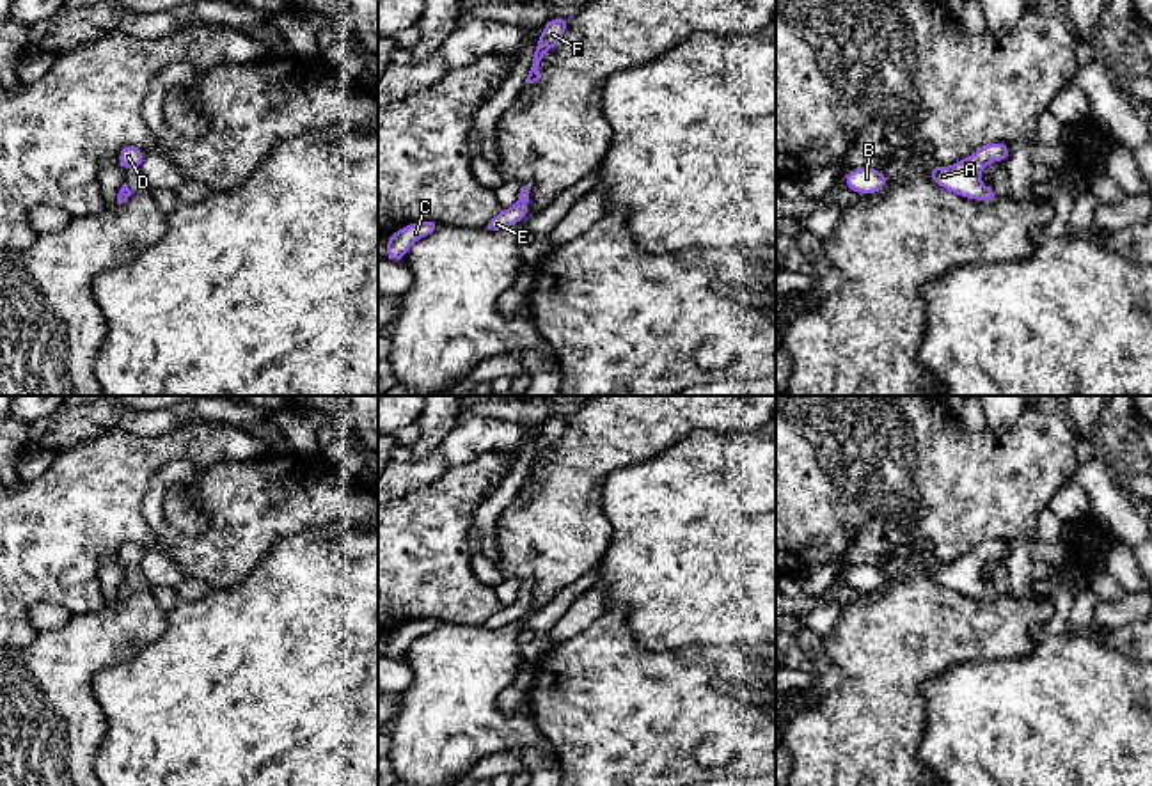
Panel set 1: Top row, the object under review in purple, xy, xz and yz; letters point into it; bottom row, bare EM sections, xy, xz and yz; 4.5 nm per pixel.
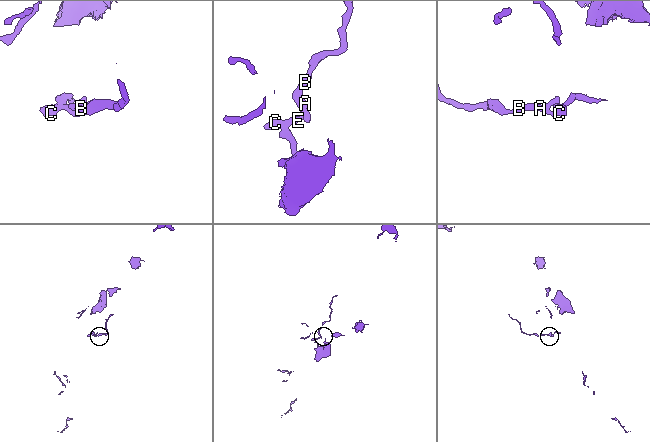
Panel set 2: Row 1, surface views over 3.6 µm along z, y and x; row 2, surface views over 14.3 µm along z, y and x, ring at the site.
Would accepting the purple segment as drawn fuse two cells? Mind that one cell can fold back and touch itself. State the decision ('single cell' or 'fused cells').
single cell

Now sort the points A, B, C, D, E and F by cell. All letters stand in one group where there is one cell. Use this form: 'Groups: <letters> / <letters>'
Groups: A B C D E F

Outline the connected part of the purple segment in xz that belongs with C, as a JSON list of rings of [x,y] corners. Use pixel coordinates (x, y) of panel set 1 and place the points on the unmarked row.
[[[435,617],[414,619],[405,623],[403,626],[396,628],[387,635],[385,655],[391,658],[403,658],[410,644],[421,635],[433,632],[438,626],[438,623],[440,621]]]

